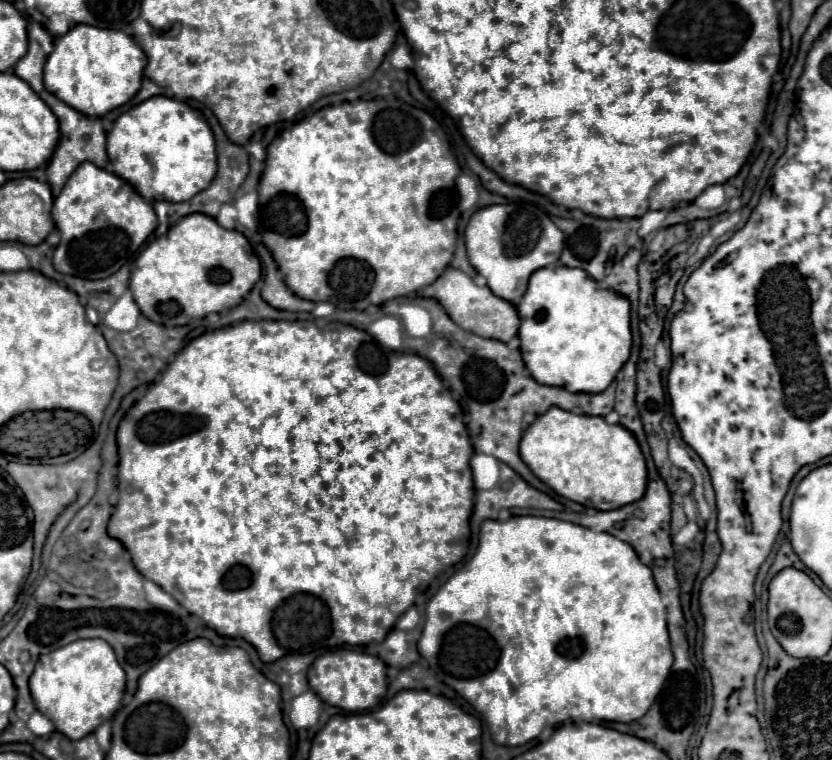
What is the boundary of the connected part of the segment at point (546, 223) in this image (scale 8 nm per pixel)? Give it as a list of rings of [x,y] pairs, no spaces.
[[[516,204],[486,206],[472,214],[464,238],[470,264],[488,280],[488,288],[508,302],[522,298],[530,274],[554,264],[564,248],[564,234],[546,216],[546,212],[534,204],[524,204],[524,210]]]

